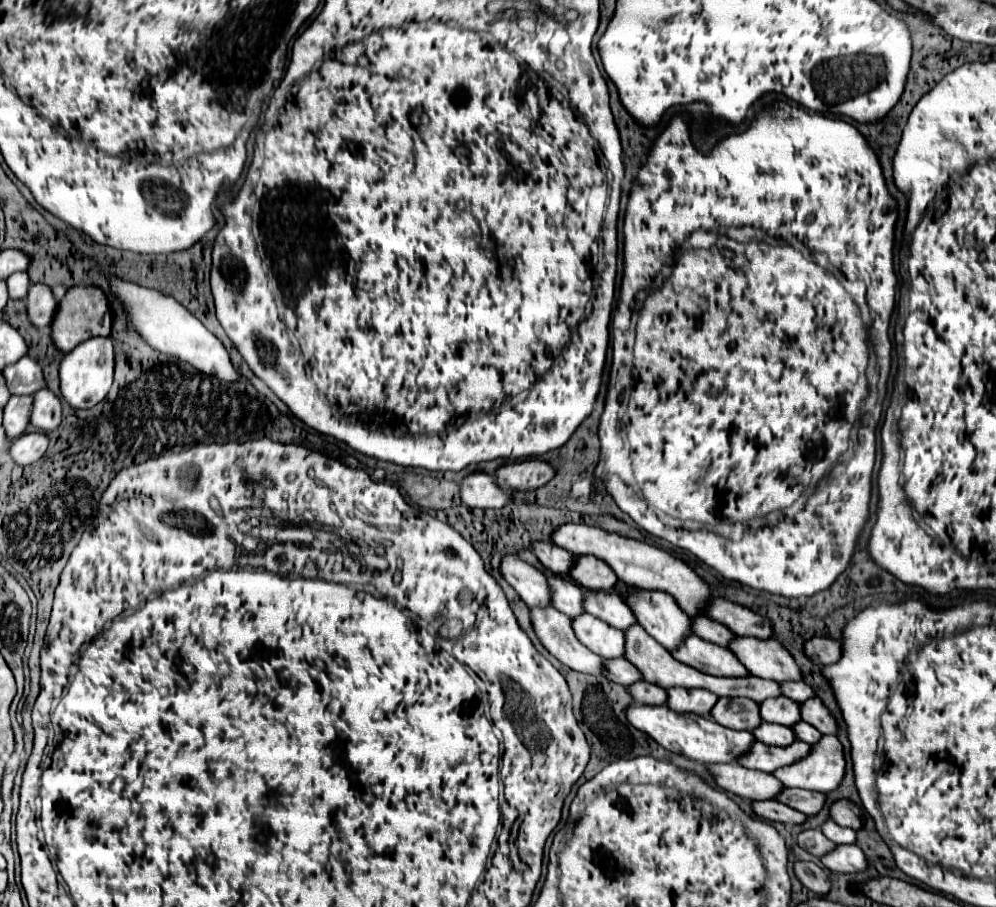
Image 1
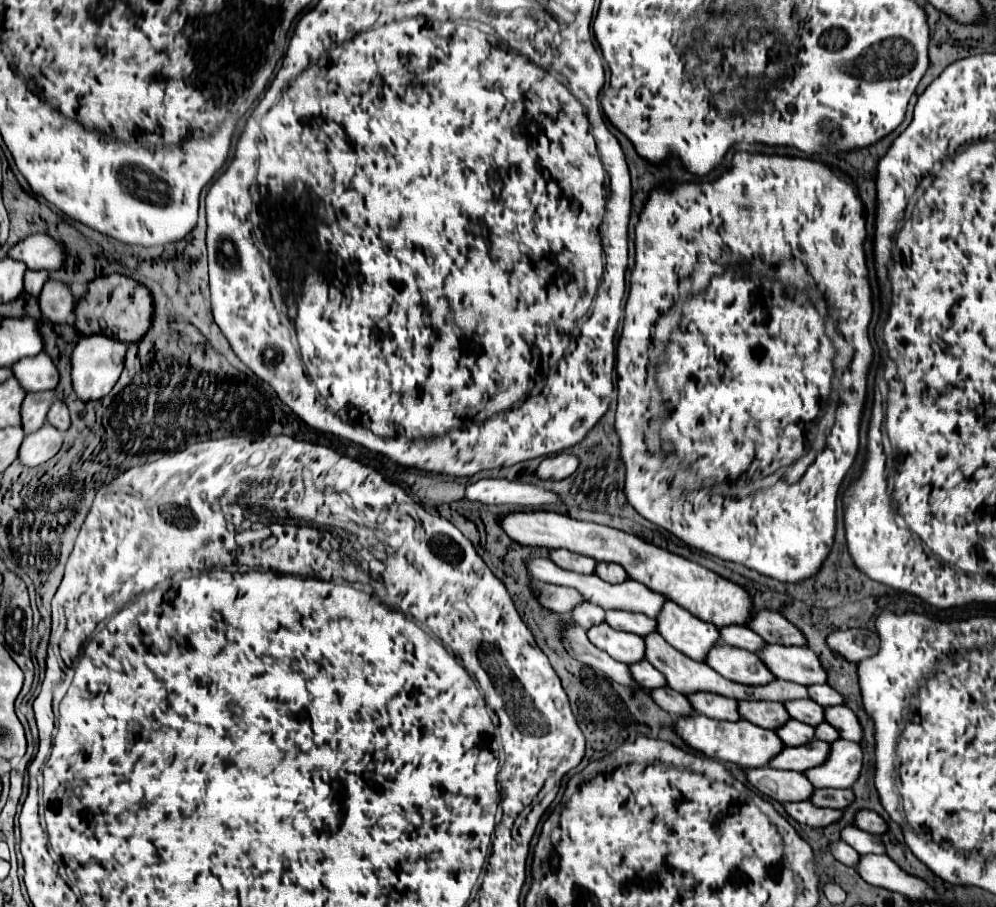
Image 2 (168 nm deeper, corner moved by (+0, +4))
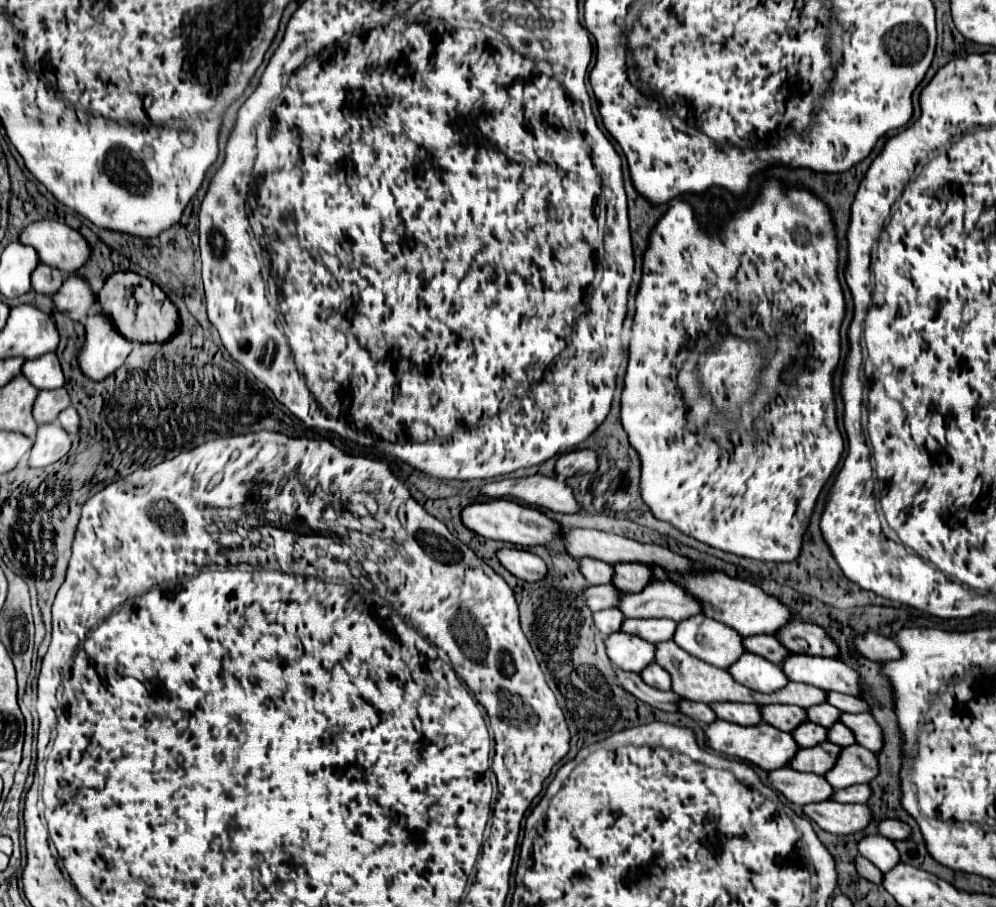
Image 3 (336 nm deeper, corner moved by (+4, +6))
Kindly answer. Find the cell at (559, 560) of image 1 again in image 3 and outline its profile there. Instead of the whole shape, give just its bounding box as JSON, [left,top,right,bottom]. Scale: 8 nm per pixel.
[578,557,614,585]

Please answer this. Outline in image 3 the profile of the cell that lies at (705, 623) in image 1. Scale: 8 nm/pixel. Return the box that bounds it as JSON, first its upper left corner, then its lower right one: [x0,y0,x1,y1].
[744,635,790,665]

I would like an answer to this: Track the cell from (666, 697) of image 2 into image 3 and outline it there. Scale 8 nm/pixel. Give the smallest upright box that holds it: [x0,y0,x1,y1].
[680,701,718,723]

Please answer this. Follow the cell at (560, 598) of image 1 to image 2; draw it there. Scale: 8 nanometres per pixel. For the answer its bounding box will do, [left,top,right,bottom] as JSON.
[572,601,604,629]

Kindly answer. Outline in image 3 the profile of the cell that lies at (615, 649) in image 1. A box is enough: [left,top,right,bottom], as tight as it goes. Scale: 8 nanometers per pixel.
[606,633,656,673]

